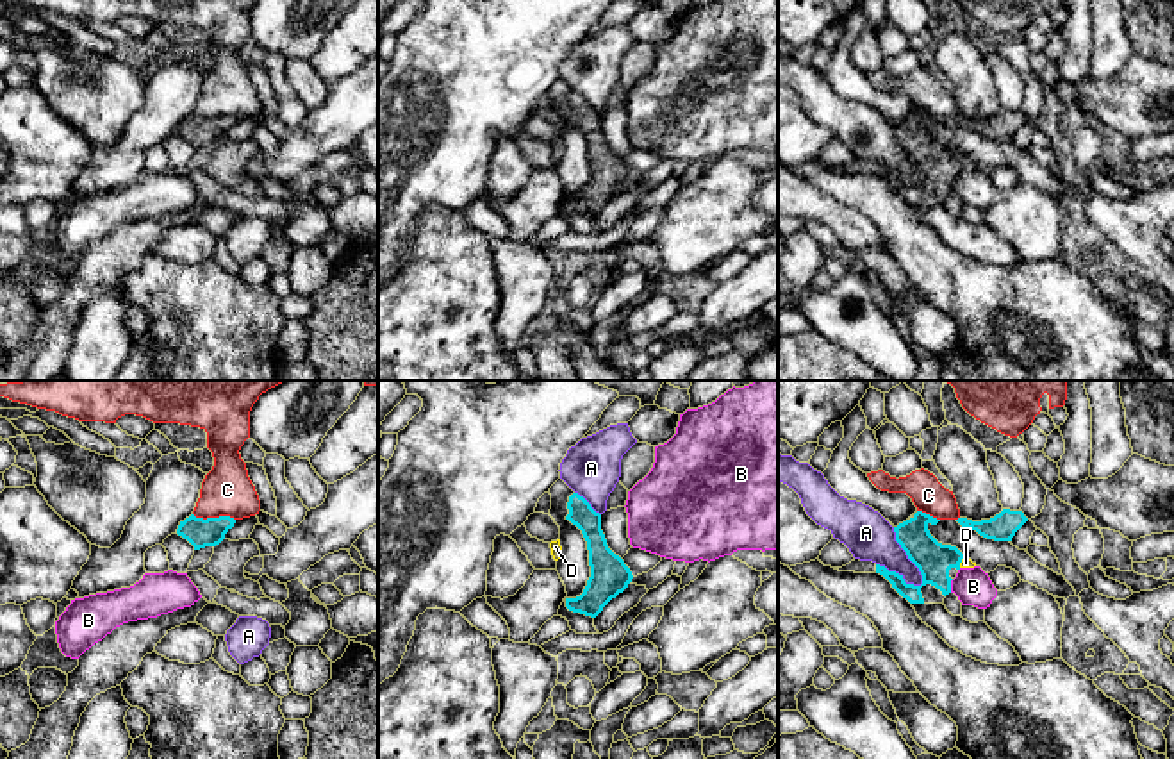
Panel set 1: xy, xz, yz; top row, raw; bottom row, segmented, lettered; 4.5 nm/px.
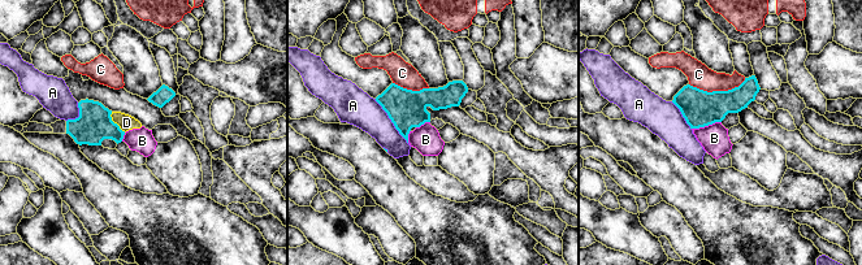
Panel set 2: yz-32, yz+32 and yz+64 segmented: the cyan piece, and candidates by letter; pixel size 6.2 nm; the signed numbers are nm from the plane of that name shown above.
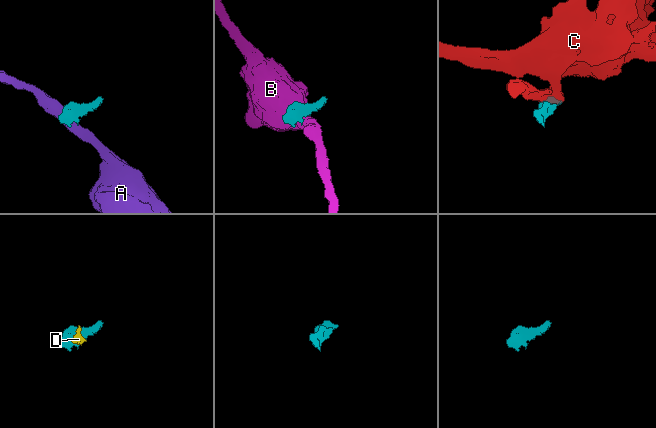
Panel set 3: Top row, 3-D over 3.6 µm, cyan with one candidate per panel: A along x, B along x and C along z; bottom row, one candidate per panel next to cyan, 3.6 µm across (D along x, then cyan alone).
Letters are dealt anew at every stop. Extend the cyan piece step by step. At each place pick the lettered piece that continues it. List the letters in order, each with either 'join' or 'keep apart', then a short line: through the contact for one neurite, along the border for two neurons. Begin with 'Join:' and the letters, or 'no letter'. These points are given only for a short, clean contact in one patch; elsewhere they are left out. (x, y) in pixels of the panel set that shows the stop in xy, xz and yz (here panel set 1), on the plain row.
Join: D
A: keep apart; line yz (892, 127), (894, 140), (921, 175), (919, 186)
B: keep apart; line yz (953, 179), (950, 191)
C: keep apart
D: join; line yz (934, 159), (960, 161), (966, 163)

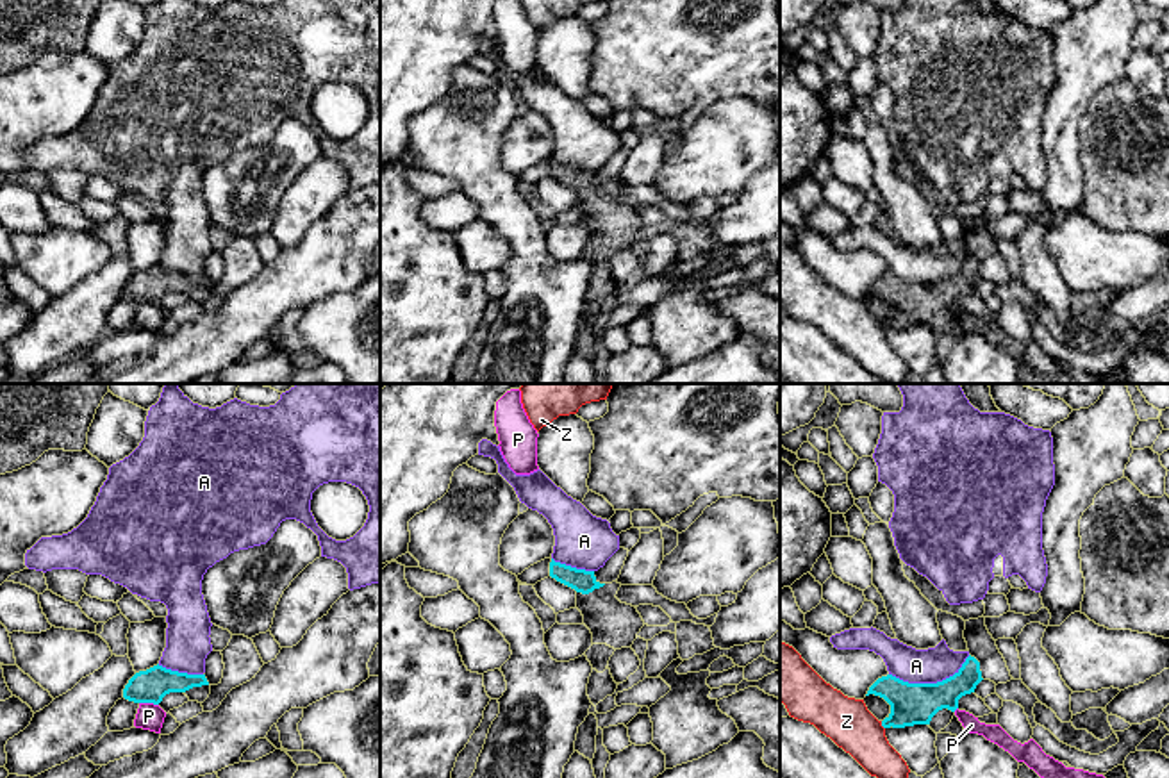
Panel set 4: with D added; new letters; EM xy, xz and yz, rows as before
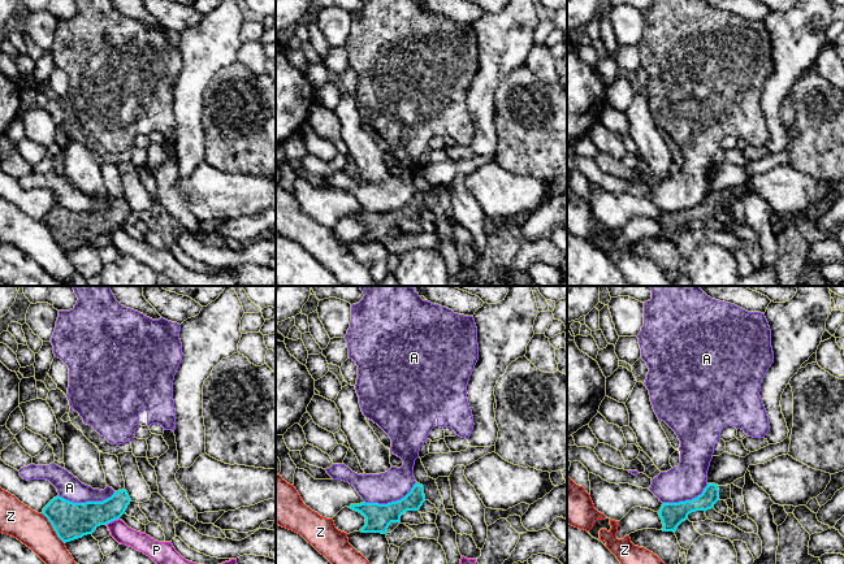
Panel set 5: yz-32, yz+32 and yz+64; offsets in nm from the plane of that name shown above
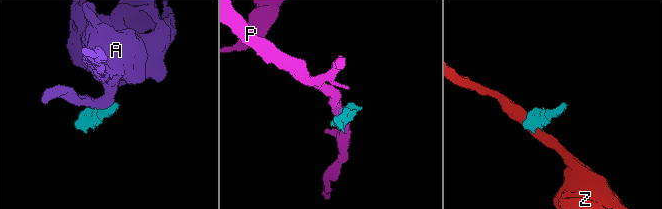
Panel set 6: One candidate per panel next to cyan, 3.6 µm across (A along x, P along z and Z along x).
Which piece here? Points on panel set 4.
Join: no letter
A: keep apart
P: keep apart
Z: keep apart; line yz (880, 322), (884, 329)

